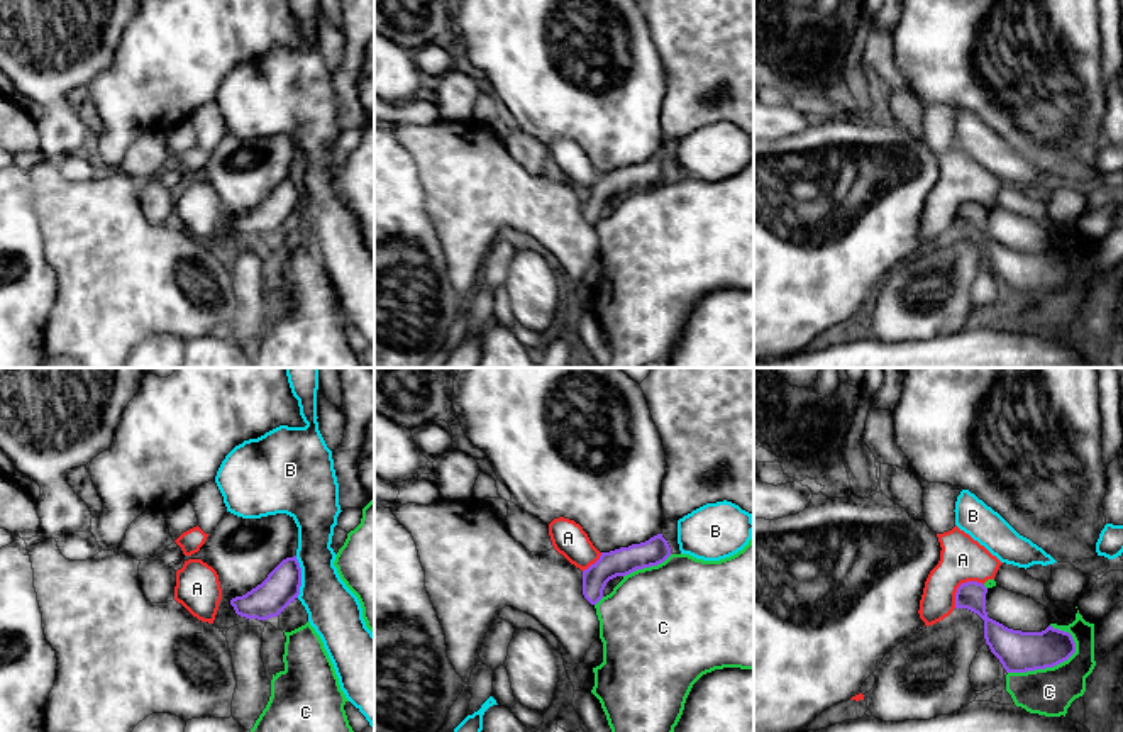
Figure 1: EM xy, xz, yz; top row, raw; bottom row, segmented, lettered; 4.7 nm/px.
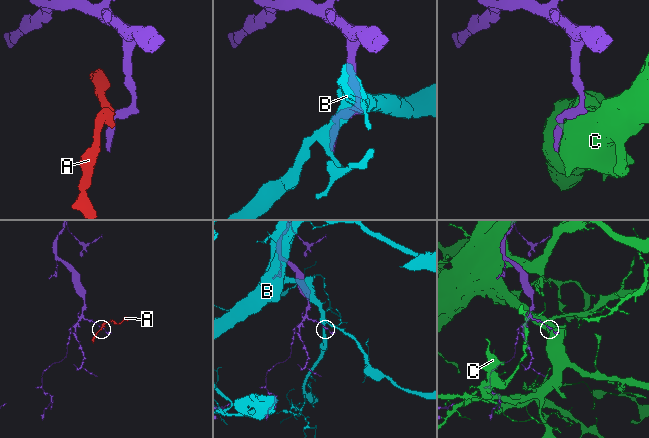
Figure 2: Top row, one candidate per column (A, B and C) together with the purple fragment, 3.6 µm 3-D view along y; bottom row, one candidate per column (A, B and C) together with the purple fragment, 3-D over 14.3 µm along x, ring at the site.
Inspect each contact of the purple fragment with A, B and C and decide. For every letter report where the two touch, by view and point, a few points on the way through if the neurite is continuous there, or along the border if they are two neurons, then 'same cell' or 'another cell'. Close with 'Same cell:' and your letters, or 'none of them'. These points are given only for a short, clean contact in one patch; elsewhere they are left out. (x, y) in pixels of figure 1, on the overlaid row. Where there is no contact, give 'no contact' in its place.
A: contact yz (961, 585); way yz (971, 595), (961, 585), (962, 560); same cell
B: contact xy (300, 576); another cell
C: contact yz (1049, 666); another cell
Same cell: A

